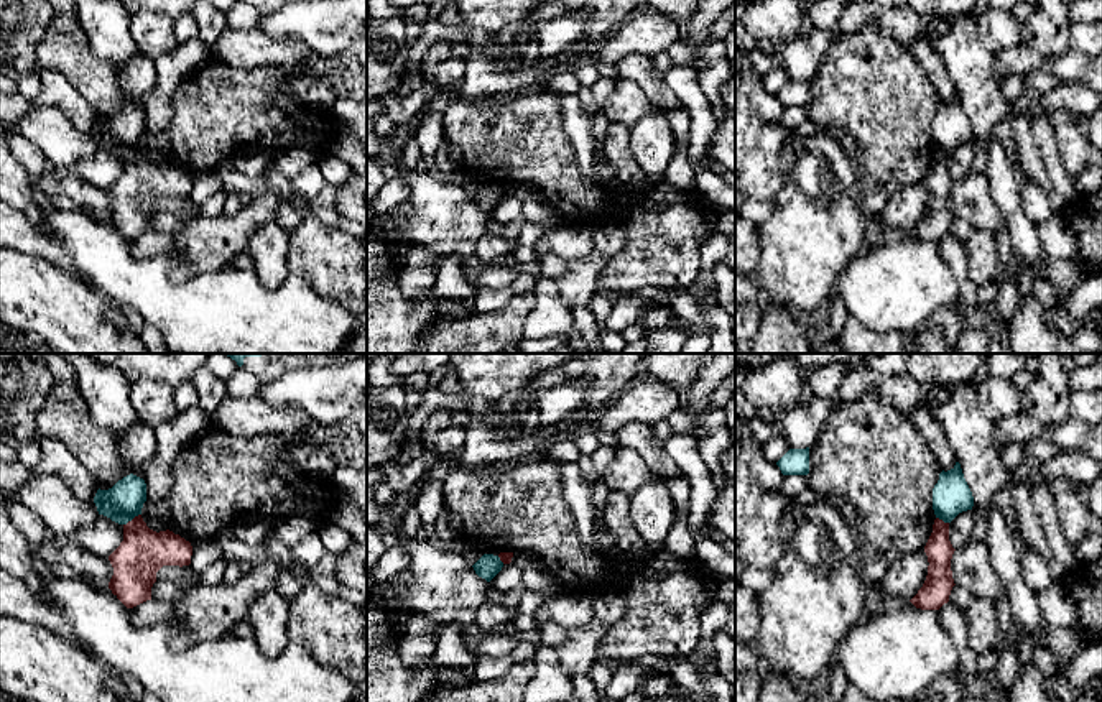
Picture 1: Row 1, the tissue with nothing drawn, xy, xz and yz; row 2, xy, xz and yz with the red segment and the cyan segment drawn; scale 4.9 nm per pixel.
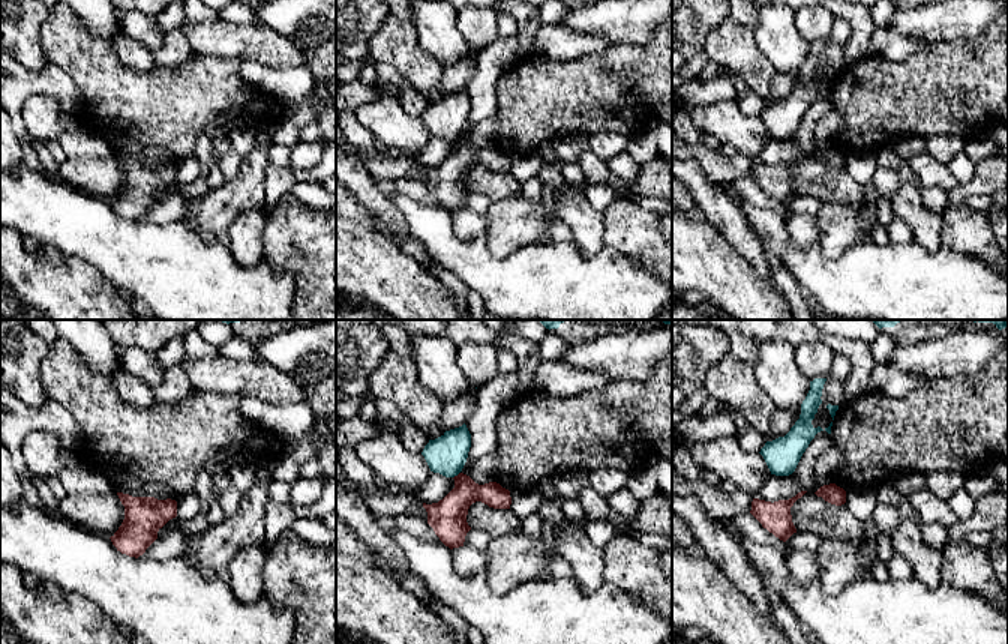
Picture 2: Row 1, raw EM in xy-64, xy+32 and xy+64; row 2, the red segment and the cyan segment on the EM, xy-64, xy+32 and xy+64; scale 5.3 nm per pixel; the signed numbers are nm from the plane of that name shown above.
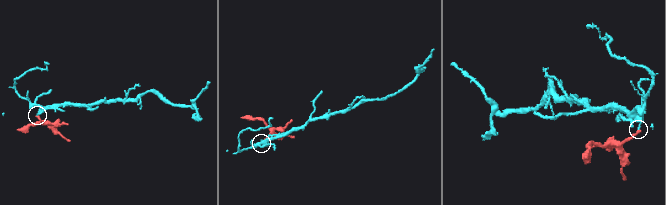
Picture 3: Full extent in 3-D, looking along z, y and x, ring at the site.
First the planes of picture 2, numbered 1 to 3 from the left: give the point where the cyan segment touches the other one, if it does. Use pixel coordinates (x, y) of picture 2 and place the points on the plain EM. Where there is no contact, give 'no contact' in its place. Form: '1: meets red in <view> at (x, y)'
1: no contact
2: meets red in xy+32 at (458, 138)
3: no contact

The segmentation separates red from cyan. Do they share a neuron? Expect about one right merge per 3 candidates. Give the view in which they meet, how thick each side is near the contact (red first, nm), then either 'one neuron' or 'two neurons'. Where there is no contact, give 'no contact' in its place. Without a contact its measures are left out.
contact in xy; calibres 240 and 180 nm; two neurons

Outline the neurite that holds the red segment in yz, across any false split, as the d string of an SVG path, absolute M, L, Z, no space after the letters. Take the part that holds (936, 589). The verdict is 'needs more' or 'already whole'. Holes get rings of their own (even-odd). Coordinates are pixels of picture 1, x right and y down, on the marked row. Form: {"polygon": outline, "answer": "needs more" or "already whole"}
{"polygon": "M936 518L933 533L924 546L928 556L928 575L923 587L910 600L916 608L921 610L939 610L949 602L949 595L954 584L951 559L954 547L949 541L949 523Z", "answer": "already whole"}

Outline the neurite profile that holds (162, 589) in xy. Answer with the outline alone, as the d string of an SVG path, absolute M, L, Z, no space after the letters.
M189 574L181 580L156 580L151 587L151 600L173 600L191 587L202 584L201 574Z

